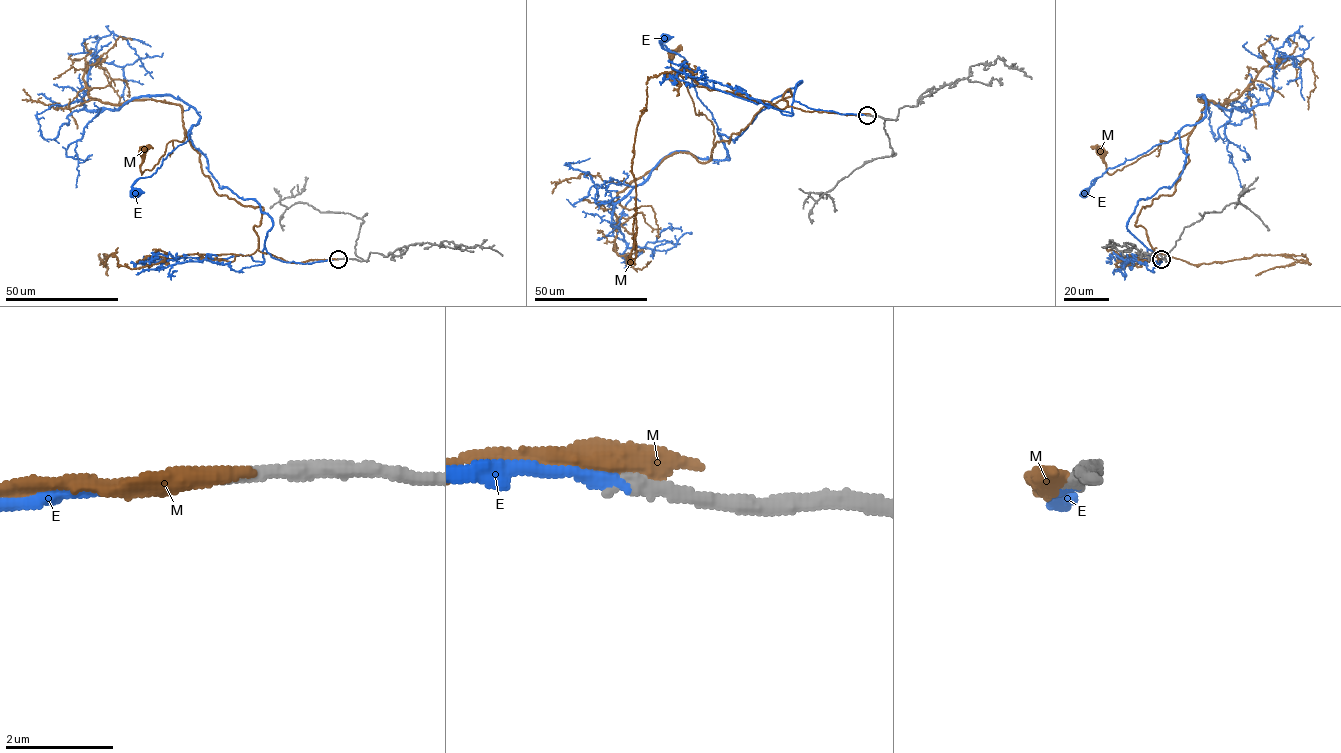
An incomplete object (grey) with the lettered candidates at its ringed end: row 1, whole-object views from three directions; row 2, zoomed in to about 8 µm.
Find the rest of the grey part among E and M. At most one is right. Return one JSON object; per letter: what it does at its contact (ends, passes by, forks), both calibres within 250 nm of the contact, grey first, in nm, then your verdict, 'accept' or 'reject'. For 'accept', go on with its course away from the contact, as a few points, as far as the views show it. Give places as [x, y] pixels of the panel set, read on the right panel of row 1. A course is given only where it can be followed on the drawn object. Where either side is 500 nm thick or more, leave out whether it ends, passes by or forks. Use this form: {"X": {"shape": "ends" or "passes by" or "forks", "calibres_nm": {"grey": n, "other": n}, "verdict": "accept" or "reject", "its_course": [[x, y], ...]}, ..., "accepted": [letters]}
{"E": {"shape": "ends", "calibres_nm": {"grey": 280, "other": 220}, "verdict": "accept", "its_course": [[1161, 259], [1149, 256], [1127, 221], [1140, 199], [1183, 170], [1180, 130], [1083, 192]]}, "M": {"calibres_nm": {"grey": 320, "other": 550}, "verdict": "reject"}, "accepted": ["E"]}

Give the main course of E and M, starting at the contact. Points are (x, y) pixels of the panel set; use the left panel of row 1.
E: (338, 259), (271, 256), (271, 219), (253, 199), (220, 188), (189, 130), (134, 192)
M: (339, 259), (290, 262), (260, 252), (253, 229), (262, 208), (219, 195), (185, 132), (141, 174), (143, 151)

